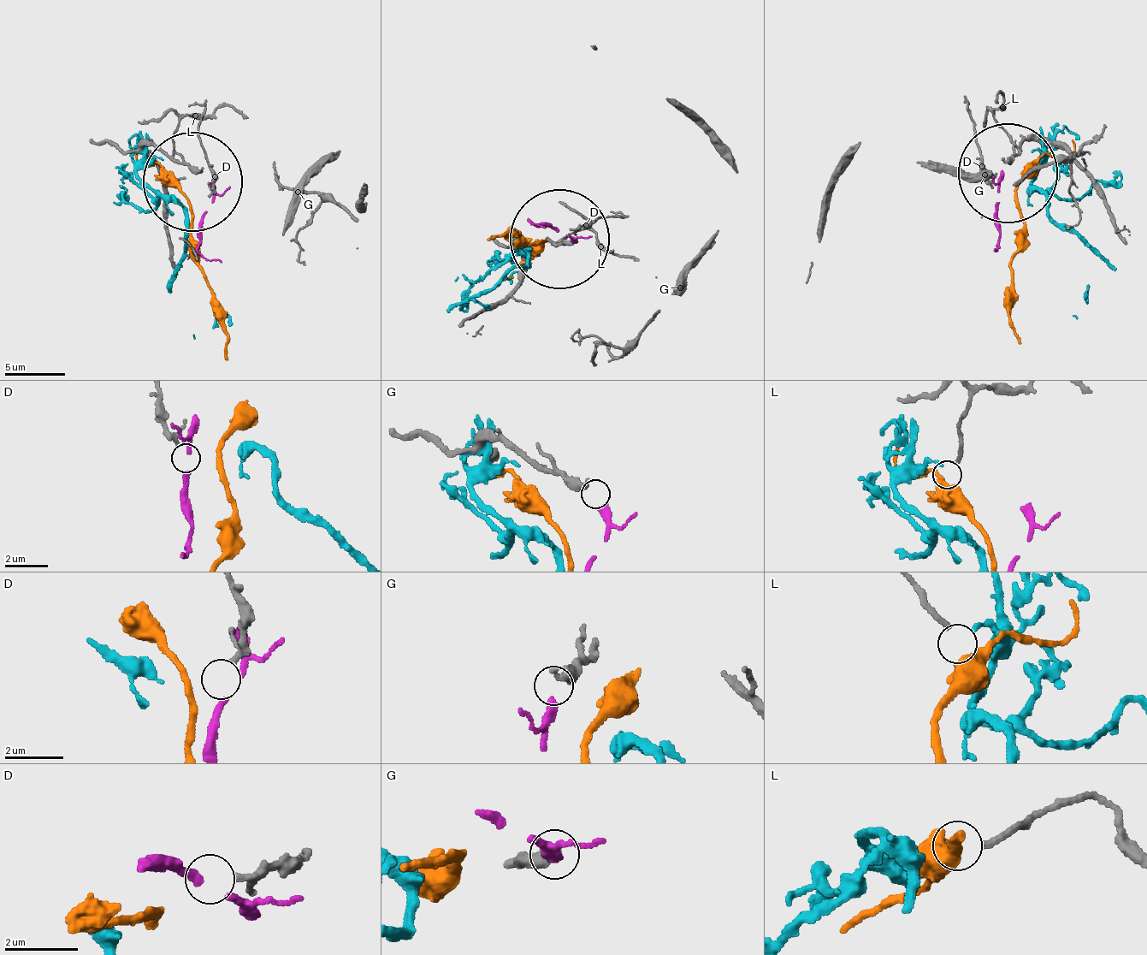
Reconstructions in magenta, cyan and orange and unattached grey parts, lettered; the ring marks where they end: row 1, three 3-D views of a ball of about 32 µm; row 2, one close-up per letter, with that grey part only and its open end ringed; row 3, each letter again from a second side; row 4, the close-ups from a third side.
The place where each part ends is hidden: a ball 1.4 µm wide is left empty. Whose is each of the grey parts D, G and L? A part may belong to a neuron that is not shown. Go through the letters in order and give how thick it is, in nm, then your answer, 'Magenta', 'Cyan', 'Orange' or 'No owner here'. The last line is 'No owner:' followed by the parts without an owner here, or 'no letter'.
D: Thickness 170 nm. No owner here
G: Thickness 380 nm. Magenta
L: Thickness 180 nm. Orange
No owner: D

